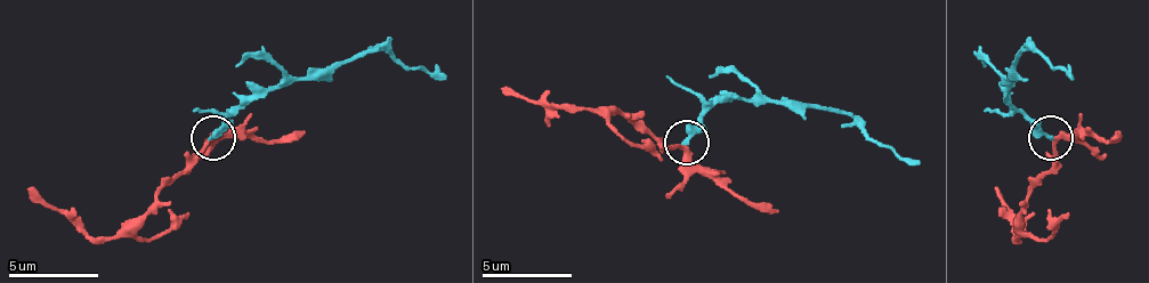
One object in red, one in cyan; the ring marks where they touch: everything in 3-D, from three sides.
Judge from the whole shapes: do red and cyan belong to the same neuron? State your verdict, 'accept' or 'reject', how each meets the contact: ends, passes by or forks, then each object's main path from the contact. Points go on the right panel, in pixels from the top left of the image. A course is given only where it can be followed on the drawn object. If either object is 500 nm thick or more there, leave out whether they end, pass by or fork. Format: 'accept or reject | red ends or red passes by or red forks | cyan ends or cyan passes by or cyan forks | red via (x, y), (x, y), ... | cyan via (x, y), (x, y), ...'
accept | red passes by | cyan ends | red via (1051, 137), (1051, 168), (1020, 212), (1016, 240), (997, 186) | cyan via (1051, 137), (1006, 96), (1016, 56), (1034, 51), (1051, 70), (1074, 79)

